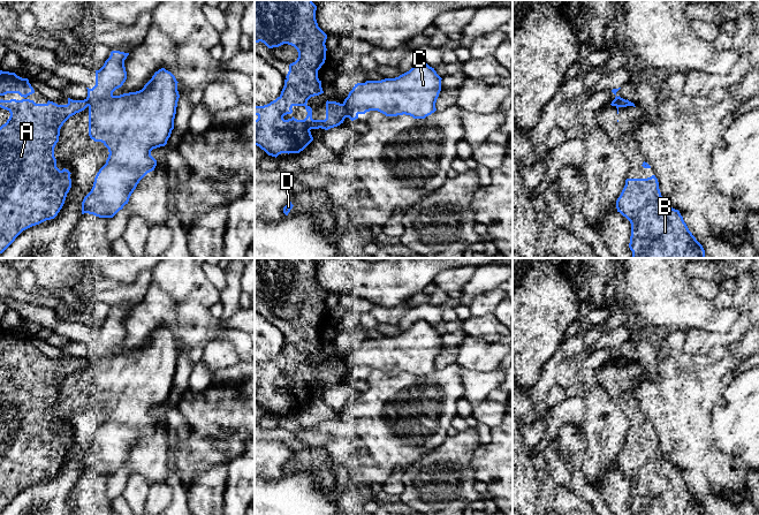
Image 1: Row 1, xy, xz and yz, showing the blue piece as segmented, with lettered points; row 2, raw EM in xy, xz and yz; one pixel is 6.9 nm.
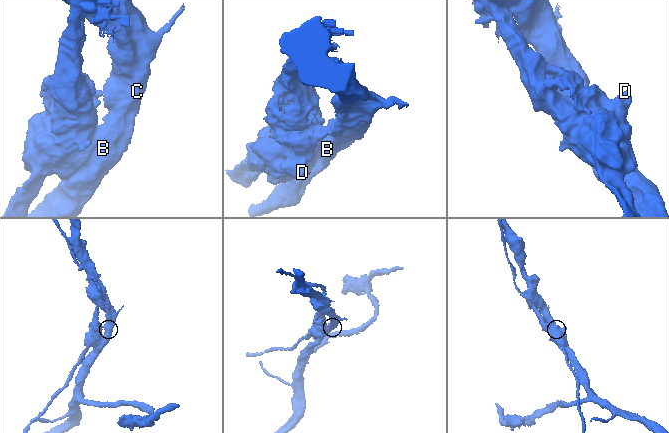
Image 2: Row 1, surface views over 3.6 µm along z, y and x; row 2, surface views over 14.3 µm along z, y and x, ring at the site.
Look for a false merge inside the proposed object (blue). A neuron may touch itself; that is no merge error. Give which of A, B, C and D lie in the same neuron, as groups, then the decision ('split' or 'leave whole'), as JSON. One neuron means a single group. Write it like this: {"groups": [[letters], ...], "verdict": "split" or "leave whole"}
{"groups": [["A", "D"], ["B", "C"]], "verdict": "split"}

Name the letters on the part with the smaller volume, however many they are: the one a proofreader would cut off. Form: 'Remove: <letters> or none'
Remove: A, D

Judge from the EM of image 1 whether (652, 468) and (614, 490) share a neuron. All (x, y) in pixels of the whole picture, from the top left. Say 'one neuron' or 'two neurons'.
two neurons

